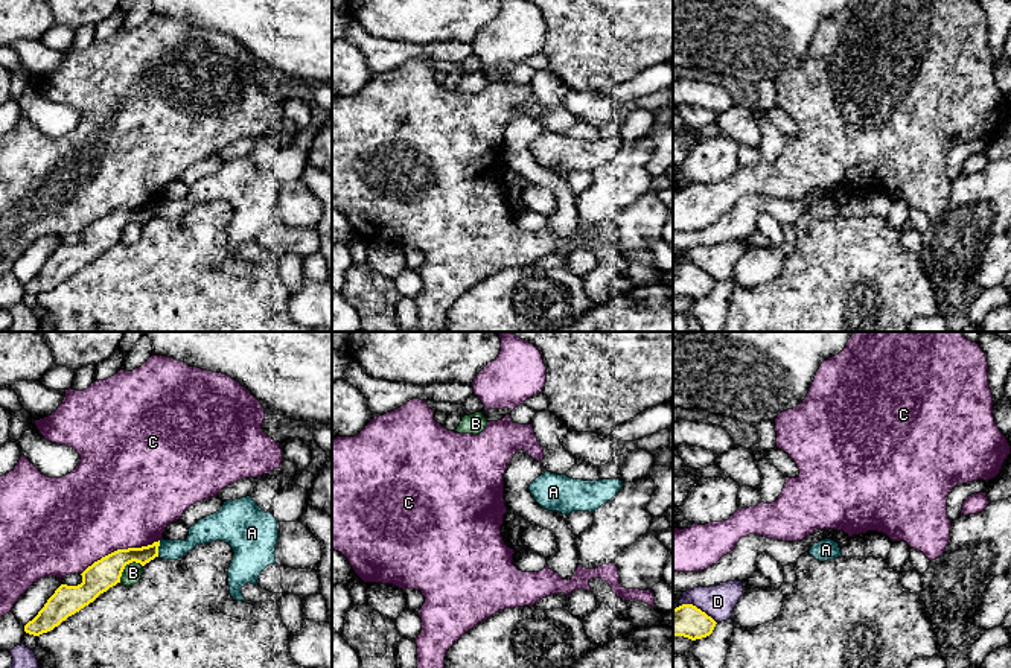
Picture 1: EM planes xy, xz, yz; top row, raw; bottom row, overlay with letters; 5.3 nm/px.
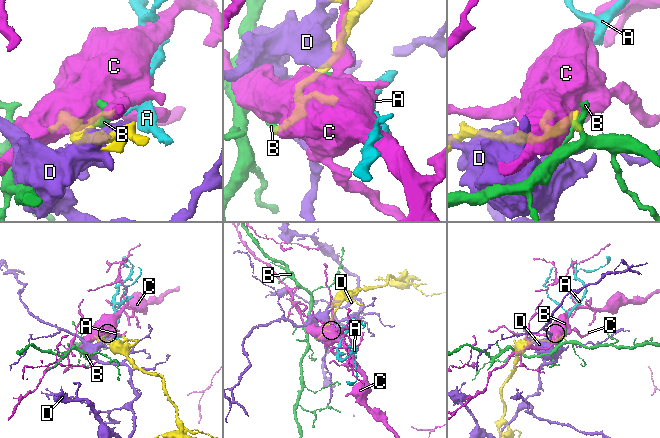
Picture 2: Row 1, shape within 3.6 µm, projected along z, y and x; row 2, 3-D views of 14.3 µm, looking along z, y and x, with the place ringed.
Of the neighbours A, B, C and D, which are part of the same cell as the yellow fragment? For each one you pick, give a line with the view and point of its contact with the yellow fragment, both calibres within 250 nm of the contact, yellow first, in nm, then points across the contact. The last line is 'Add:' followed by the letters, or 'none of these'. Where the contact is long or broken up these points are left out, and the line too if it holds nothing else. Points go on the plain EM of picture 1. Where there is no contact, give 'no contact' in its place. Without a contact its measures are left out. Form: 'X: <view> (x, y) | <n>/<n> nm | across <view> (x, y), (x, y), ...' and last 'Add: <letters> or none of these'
Add: none of these

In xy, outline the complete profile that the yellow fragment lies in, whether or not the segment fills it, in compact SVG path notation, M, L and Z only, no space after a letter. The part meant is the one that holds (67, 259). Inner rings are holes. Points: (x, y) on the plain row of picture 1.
M160 199L142 207L117 208L88 225L78 245L61 243L47 259L38 274L24 285L24 291L40 295L58 286L100 253L120 242L126 224L136 221L145 225L158 216Z

